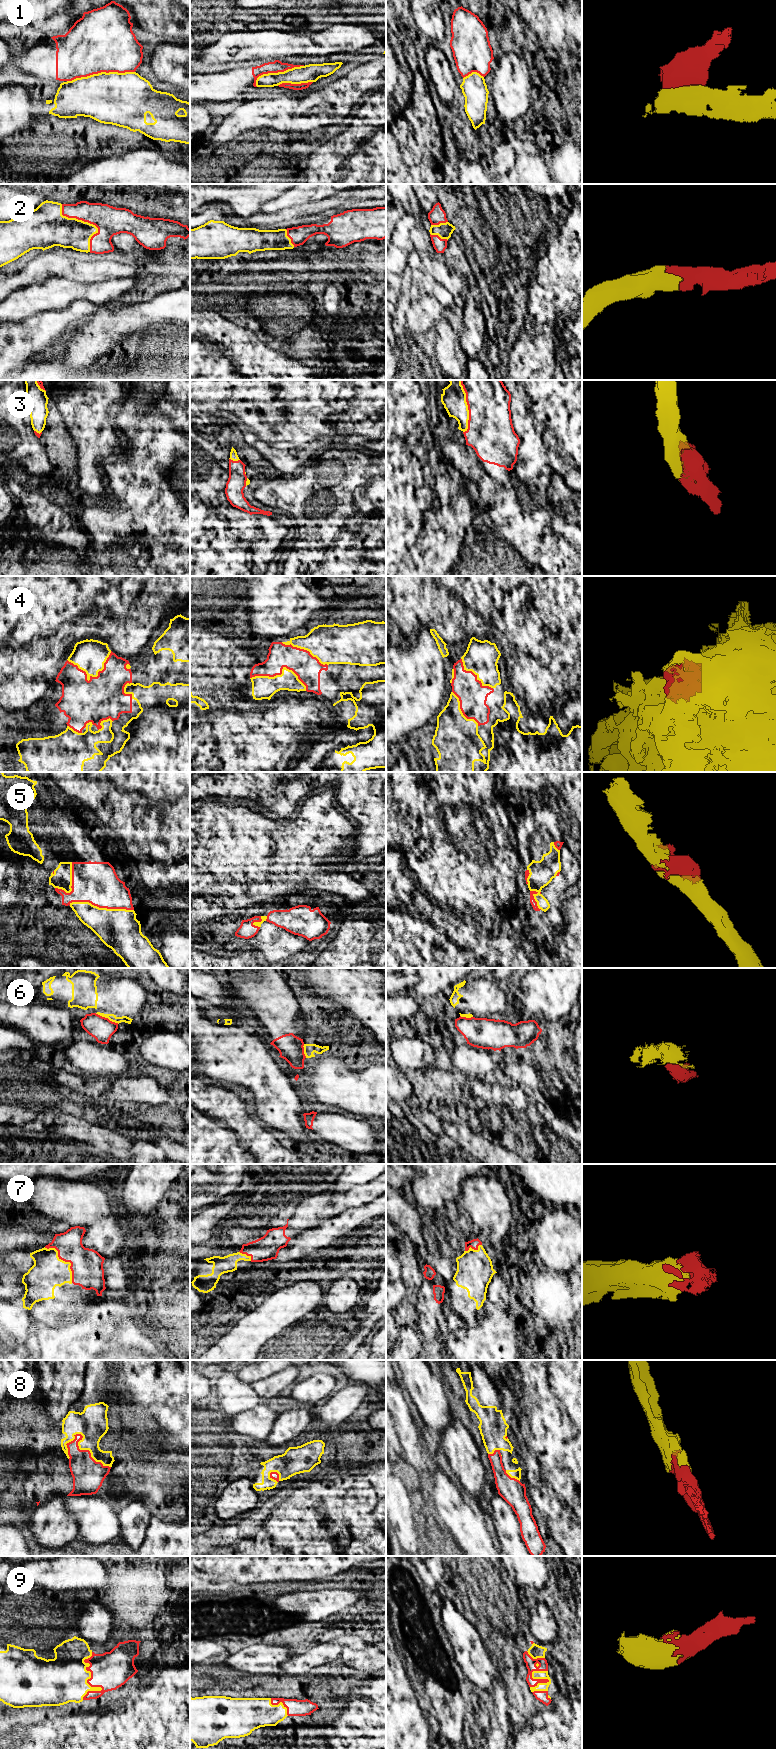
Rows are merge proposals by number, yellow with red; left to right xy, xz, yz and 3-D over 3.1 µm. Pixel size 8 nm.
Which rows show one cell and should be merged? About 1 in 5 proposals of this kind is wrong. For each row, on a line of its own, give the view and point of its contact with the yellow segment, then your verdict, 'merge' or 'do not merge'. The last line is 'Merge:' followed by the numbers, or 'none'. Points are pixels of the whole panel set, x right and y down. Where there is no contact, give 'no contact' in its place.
1: contact xy (101, 72); do not merge
2: contact xy (86, 222); merge
3: contact yz (467, 406); merge
4: contact xy (91, 675); merge
5: contact xy (101, 908); merge
6: contact xy (107, 1017); do not merge
7: contact xy (64, 1261); merge
8: contact xy (81, 1449); merge
9: contact xy (87, 1683); merge
Merge: 2, 3, 4, 5, 7, 8, 9

